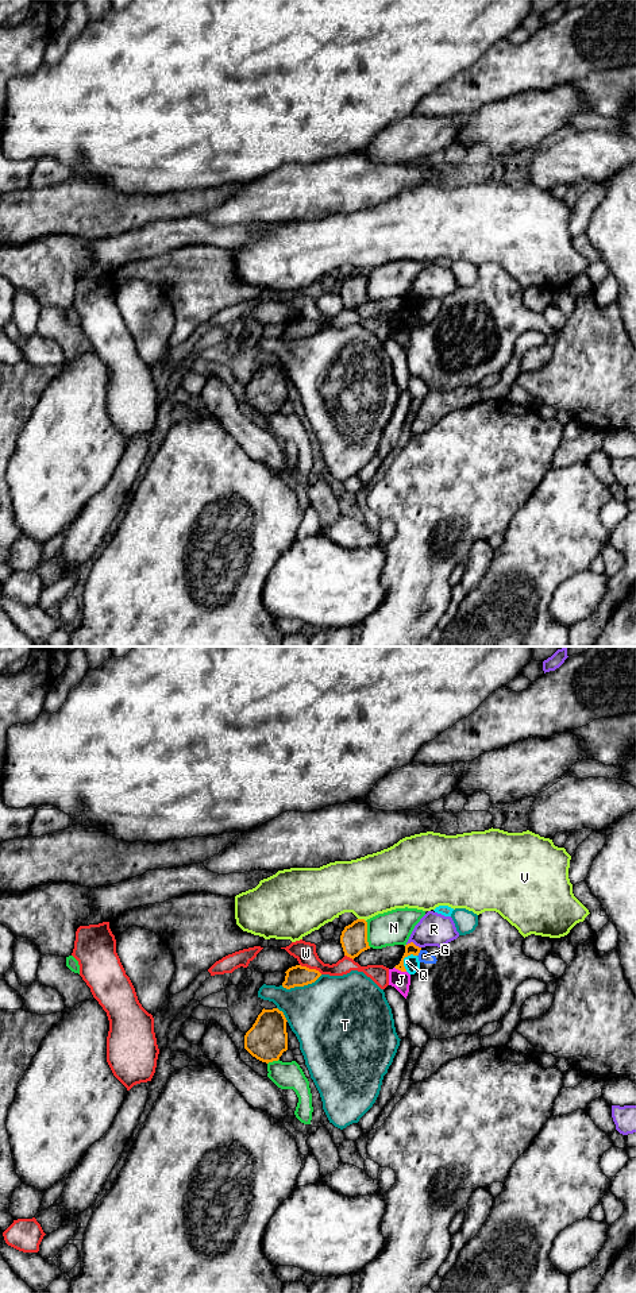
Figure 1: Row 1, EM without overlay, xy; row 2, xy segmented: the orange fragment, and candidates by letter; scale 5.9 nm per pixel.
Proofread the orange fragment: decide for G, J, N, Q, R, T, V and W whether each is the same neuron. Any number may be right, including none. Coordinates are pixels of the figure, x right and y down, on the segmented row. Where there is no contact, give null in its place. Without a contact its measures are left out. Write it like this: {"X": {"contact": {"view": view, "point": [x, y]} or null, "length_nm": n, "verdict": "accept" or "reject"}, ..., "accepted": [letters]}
{"G": {"contact": {"view": "xy", "point": [419, 952]}, "length_nm": 50, "verdict": "reject"}, "J": {"contact": {"view": "xy", "point": [400, 969]}, "length_nm": 80, "verdict": "reject"}, "N": {"contact": {"view": "xy", "point": [366, 934]}, "length_nm": 160, "verdict": "reject"}, "Q": {"contact": {"view": "xy", "point": [404, 957]}, "length_nm": 120, "verdict": "reject"}, "R": {"contact": {"view": "xy", "point": [413, 944]}, "length_nm": 90, "verdict": "reject"}, "T": {"contact": {"view": "xy", "point": [301, 985]}, "length_nm": 260, "verdict": "reject"}, "V": {"contact": {"view": "xy", "point": [362, 919]}, "length_nm": 50, "verdict": "reject"}, "W": {"contact": {"view": "xy", "point": [311, 969]}, "length_nm": 150, "verdict": "reject"}, "accepted": []}

